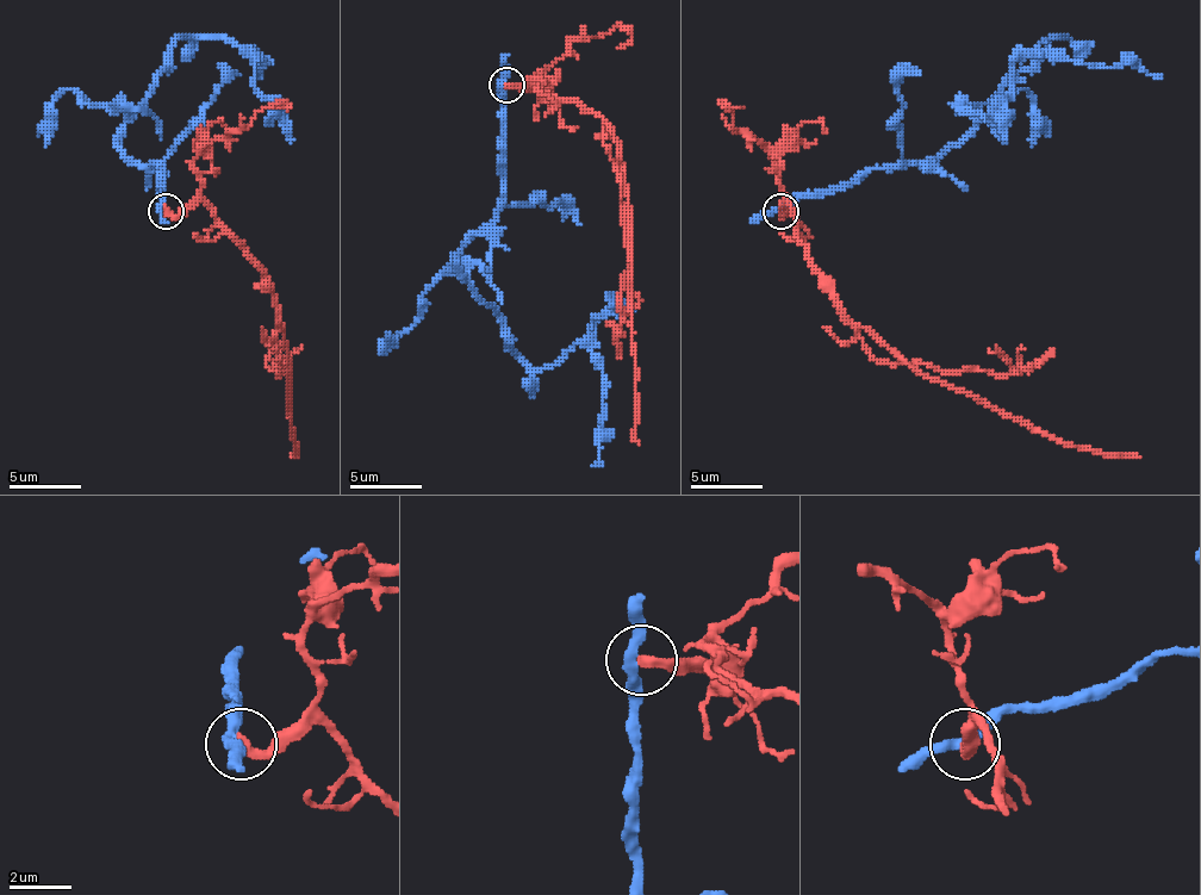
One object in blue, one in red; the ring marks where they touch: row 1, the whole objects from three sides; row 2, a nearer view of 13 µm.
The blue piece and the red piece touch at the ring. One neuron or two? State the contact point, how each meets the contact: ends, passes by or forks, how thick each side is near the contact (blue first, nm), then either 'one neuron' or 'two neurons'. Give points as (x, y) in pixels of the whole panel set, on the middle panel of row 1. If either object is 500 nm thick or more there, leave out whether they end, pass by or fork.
at (506, 85); blue passes by; red ends there; 320 nm thick on the blue side, 320 nm on the other; two neurons

